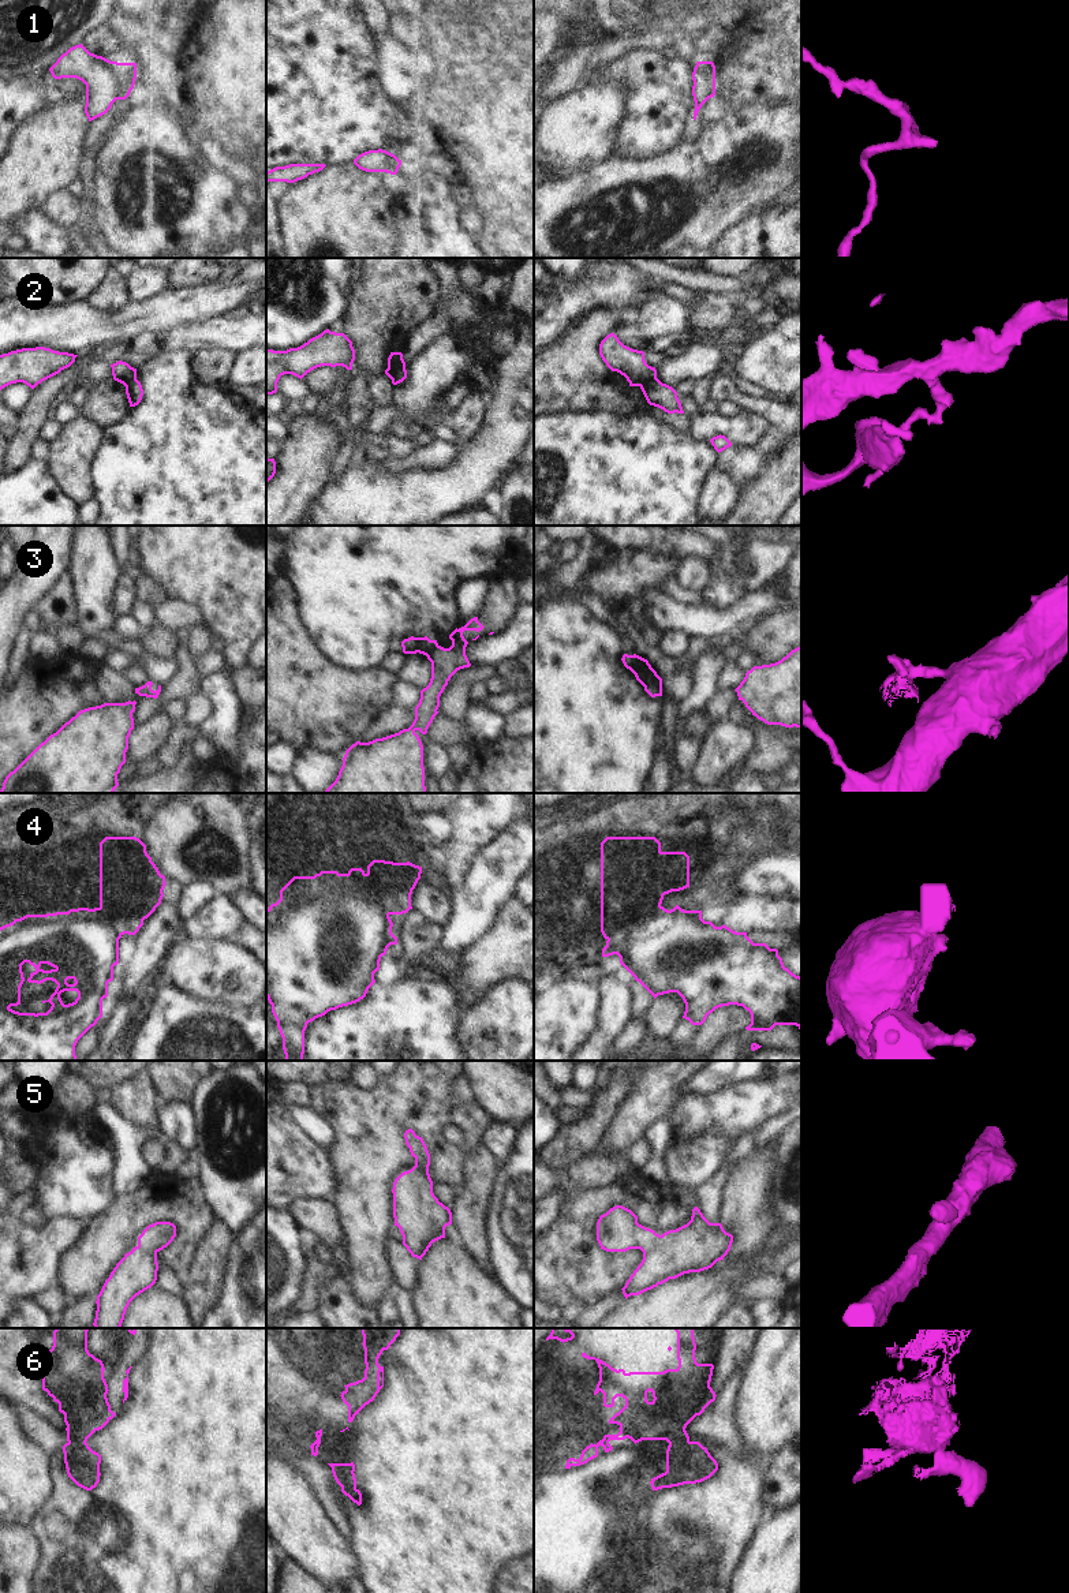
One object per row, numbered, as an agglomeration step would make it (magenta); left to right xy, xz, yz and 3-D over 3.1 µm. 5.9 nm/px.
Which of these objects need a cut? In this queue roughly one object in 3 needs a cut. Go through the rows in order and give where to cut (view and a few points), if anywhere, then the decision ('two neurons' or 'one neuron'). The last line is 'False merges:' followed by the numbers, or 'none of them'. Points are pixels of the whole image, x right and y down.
1: no cut | one neuron
2: xz (404, 367), (389, 377) | two neurons
3: no cut | one neuron
4: yz (660, 904), (650, 913), (645, 913), (627, 933), (608, 941) | two neurons
5: no cut | one neuron
6: xz (343, 1464), (343, 1473), (348, 1477) | two neurons
False merges: 2, 4, 6

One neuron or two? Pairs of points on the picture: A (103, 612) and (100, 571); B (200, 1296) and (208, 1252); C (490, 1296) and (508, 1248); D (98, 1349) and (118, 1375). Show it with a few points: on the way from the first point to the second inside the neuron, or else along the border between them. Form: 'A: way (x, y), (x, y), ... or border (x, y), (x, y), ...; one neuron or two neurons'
A: way (100, 602), (100, 580); one neuron
B: way (204, 1285), (208, 1263); one neuron
C: border (492, 1275), (518, 1302); two neurons
D: way (104, 1356), (111, 1368); one neuron

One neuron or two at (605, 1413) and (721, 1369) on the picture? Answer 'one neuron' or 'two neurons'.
one neuron

